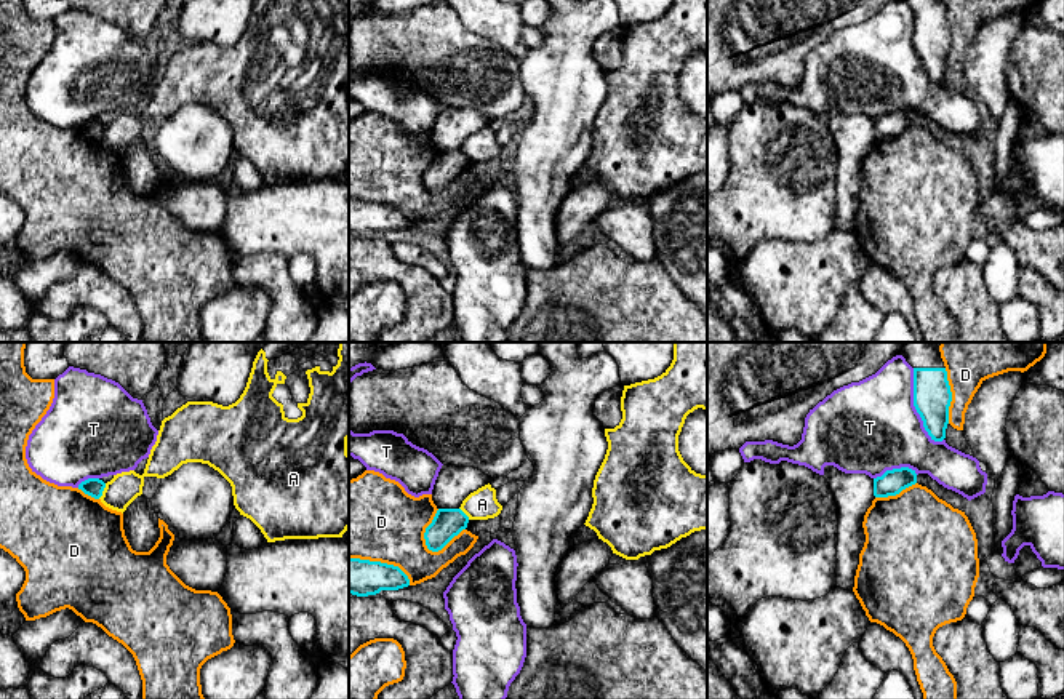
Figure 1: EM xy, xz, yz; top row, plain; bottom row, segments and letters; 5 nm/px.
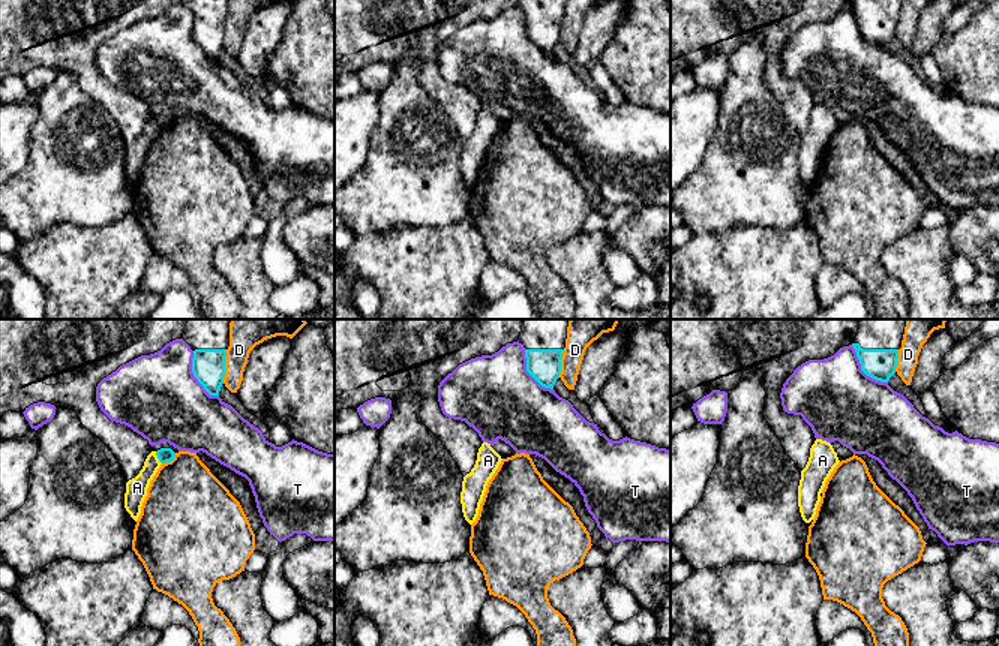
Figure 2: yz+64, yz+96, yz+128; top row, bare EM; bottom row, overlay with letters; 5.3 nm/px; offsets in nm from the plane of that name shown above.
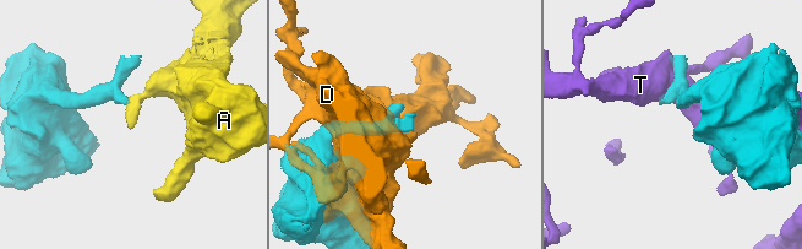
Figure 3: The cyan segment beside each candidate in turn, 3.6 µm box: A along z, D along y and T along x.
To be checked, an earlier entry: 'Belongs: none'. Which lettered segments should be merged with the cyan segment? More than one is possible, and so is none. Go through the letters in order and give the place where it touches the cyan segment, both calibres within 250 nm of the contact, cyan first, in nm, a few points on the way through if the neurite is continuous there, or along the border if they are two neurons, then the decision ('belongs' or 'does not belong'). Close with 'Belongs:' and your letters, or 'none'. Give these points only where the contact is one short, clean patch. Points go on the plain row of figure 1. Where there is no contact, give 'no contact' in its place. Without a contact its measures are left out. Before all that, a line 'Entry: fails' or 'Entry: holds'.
Entry: holds
A: meets cyan in xy at (103, 131); 100 nm thick on the cyan side, 160 nm on the other; border along xy (106, 125), (98, 139); does not belong
D: meets cyan in xz at (444, 187); 150 nm thick on the cyan side, 280 nm on the other; does not belong
T: meets cyan in yz at (916, 50); 190 nm thick on the cyan side, 460 nm on the other; does not belong
Belongs: none

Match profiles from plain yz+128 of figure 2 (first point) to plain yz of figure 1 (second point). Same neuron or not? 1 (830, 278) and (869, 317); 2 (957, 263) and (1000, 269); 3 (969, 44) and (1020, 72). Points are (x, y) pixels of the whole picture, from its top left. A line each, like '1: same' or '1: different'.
1: different
2: same
3: same

